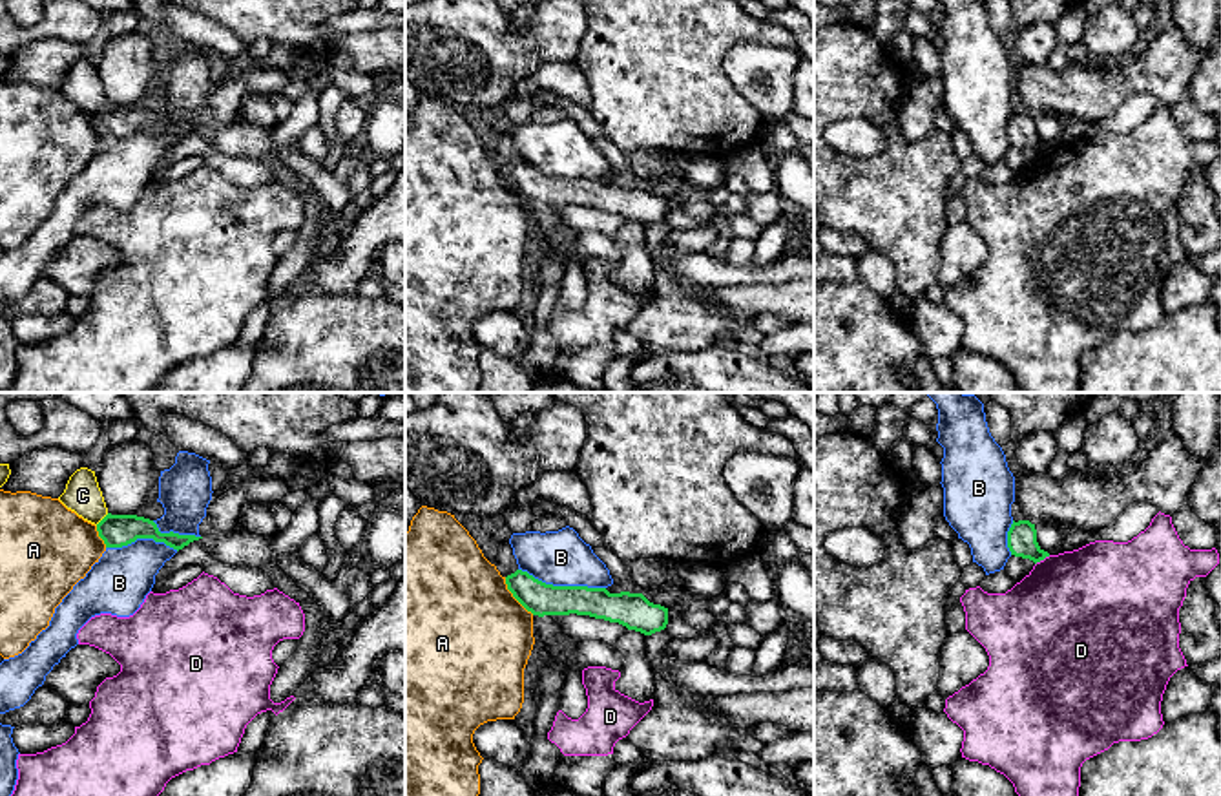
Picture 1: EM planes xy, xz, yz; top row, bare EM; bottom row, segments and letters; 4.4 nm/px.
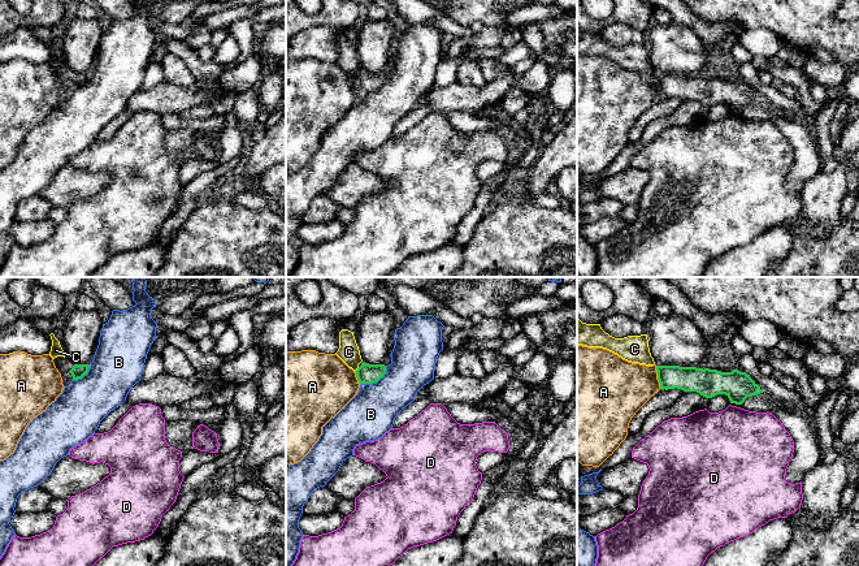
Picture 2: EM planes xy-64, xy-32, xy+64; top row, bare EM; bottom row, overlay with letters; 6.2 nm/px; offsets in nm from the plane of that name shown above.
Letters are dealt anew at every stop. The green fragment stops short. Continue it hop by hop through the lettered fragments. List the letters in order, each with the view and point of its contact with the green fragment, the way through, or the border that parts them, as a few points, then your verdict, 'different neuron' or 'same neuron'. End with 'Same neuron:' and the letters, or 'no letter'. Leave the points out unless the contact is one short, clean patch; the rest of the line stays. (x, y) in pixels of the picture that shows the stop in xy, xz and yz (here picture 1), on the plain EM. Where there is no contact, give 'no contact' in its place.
A: xz (515, 188) | along xz (504, 168), (506, 179), (533, 205) | different neuron
B: xz (563, 178) | along xz (519, 159), (553, 176), (605, 179) | different neuron
C: xy (103, 110) | across xy (115, 121), (103, 110), (83, 86) | same neuron
D: yz (1043, 150) | different neuron
Same neuron: C

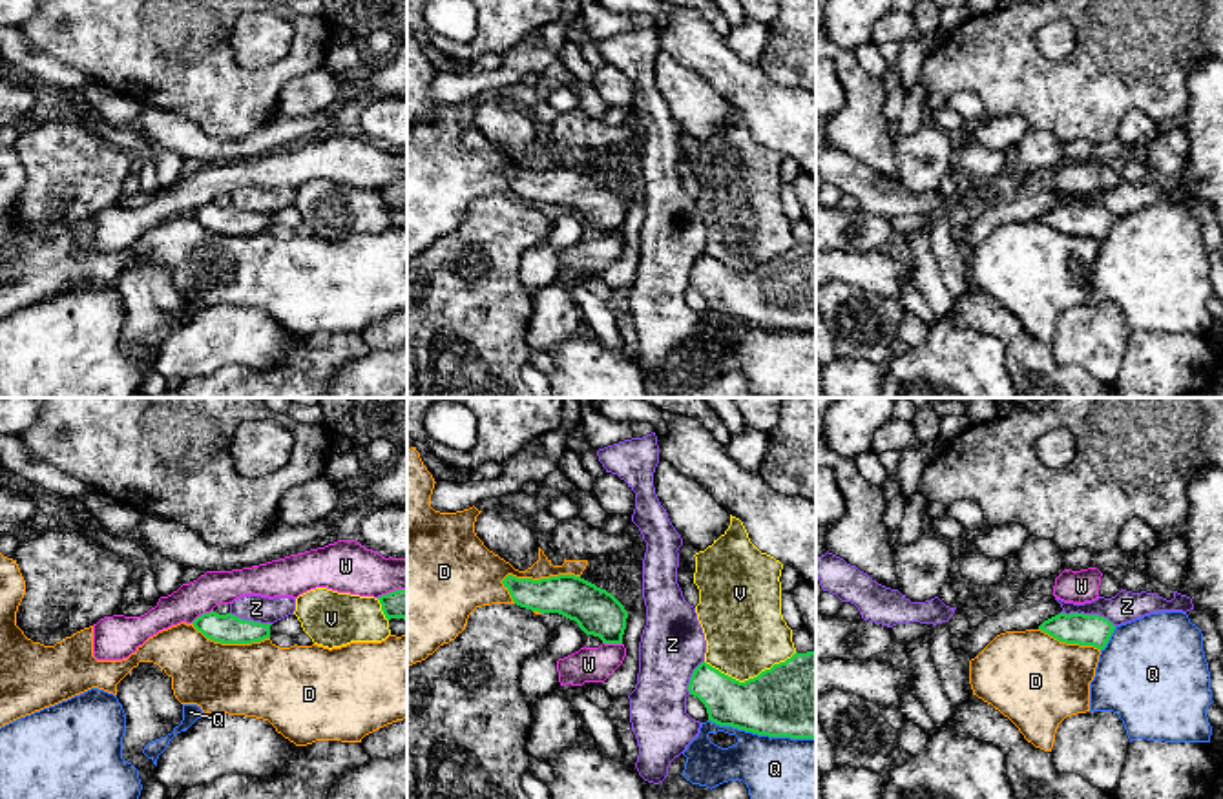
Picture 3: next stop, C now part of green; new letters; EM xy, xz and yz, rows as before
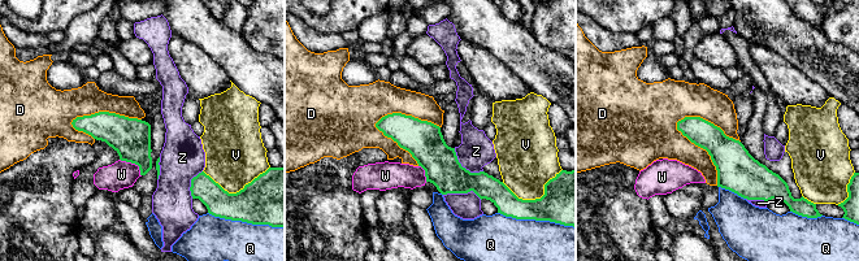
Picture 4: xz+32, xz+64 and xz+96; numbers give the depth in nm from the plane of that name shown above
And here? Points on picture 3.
D: xz (541, 170) | different neuron
Q: xz (762, 325) | different neuron
V: xz (751, 270) | different neuron
W: xy (201, 207) | different neuron
Z: xy (250, 212) | along xy (230, 203), (243, 210), (271, 216) | different neuron
Same neuron: no letter

